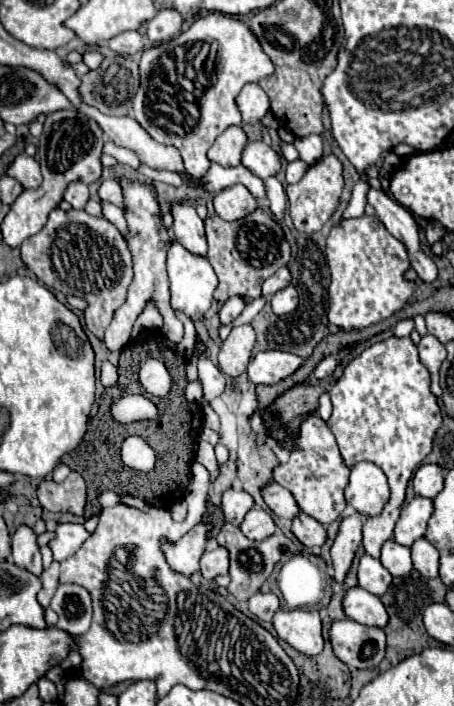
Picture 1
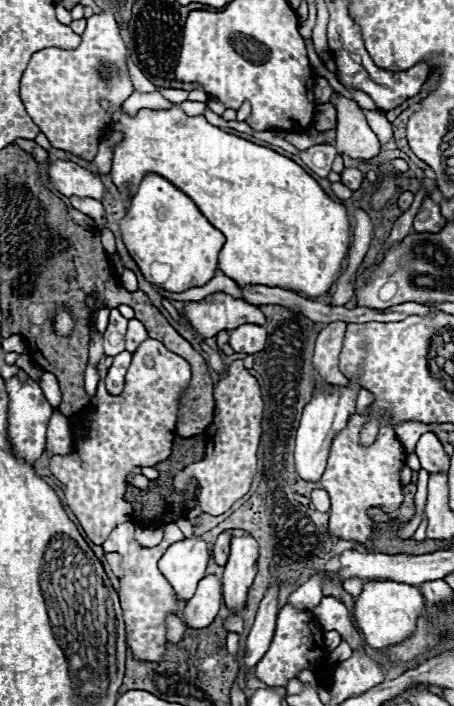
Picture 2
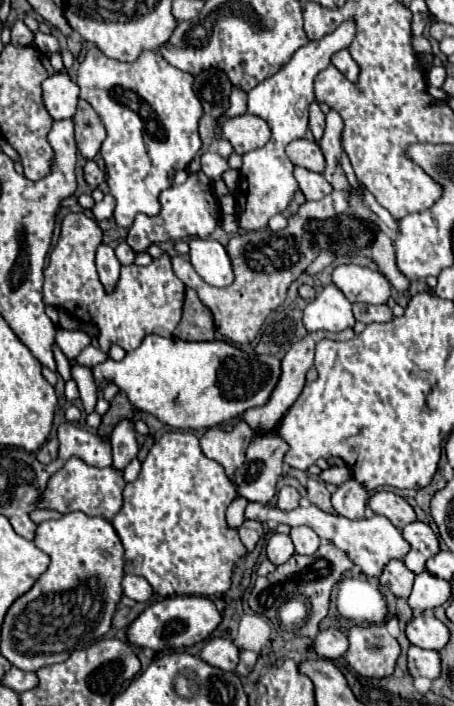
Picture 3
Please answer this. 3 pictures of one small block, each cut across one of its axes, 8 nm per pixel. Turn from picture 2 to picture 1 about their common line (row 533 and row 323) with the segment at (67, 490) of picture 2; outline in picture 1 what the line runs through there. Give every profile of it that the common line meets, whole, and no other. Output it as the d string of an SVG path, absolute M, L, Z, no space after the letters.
M54 208L46 226L22 242L22 260L30 272L48 288L76 288L88 302L84 310L86 328L104 340L104 332L112 322L112 314L124 304L128 286L132 284L132 254L124 236L106 218L90 216L84 210L64 212Z

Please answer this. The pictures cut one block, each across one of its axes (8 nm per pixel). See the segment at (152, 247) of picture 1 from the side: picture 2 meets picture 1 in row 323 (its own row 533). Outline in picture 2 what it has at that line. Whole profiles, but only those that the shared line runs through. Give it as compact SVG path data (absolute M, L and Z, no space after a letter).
M126 522L114 528L114 532L108 536L108 540L102 544L104 552L118 552L122 556L122 580L120 586L120 604L124 610L124 622L126 622L126 644L134 656L134 660L148 660L148 662L160 662L166 654L166 618L170 614L182 618L182 606L184 602L172 592L172 586L168 580L158 572L158 560L166 552L166 548L178 540L184 540L182 532L176 524L165 526L162 542L156 548L144 548L134 540L134 524Z

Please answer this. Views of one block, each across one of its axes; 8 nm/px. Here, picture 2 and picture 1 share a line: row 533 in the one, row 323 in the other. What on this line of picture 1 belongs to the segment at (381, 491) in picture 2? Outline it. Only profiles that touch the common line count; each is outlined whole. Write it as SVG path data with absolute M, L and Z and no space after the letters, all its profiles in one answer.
M376 216L336 224L328 236L326 258L332 276L328 288L328 320L340 330L364 330L390 318L396 310L402 310L408 298L418 290L418 284L406 278L406 270L410 268L408 248L392 238Z

